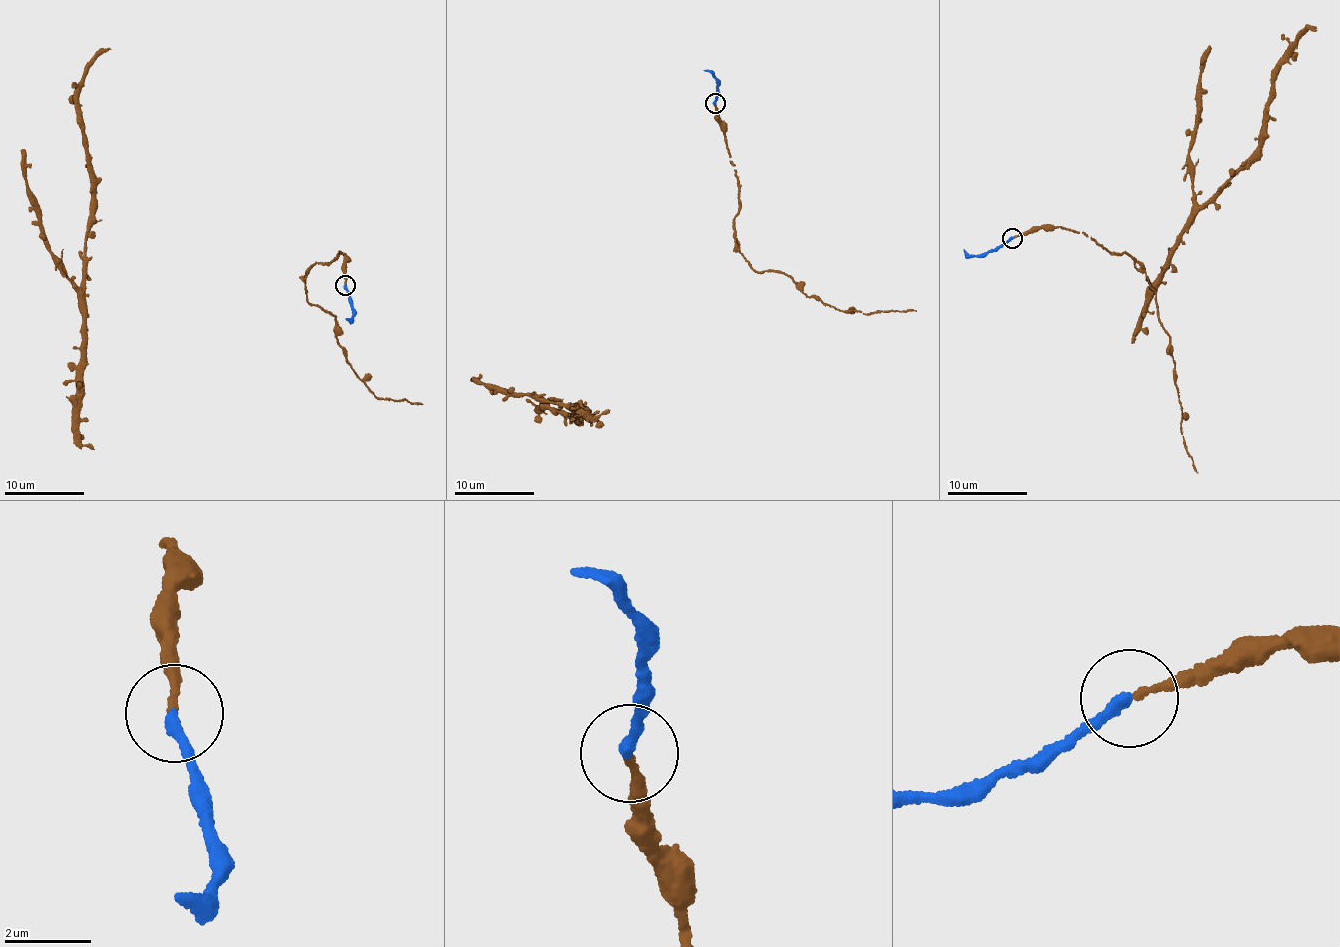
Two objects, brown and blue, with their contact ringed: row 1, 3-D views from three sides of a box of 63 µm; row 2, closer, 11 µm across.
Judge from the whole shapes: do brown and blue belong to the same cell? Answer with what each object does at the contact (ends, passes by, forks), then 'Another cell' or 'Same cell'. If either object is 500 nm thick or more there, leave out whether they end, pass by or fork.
At the ring brown ends. At the ring blue ends. Same cell

